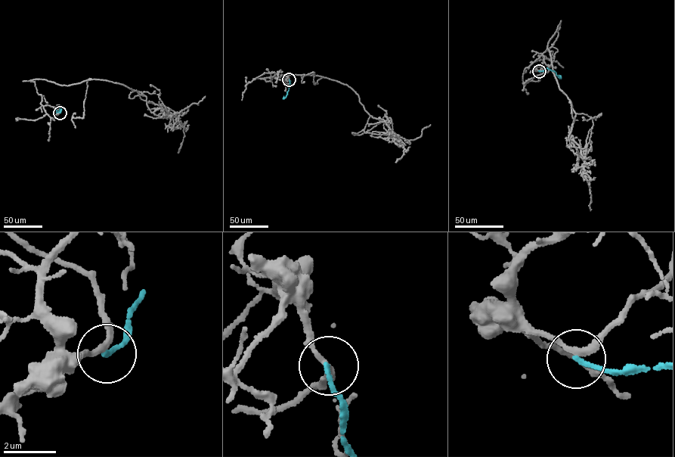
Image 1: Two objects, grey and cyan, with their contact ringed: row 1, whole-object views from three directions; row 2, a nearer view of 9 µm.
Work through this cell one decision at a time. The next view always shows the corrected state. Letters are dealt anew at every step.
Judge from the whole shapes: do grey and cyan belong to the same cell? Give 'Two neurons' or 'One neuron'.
Two neurons

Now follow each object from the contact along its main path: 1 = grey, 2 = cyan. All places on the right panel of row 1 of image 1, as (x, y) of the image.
1: (538, 70), (560, 23), (547, 49), (572, 107), (592, 118), (585, 147), (569, 143), (574, 119), (569, 101)
2: (538, 70), (547, 68), (560, 78), (558, 75)

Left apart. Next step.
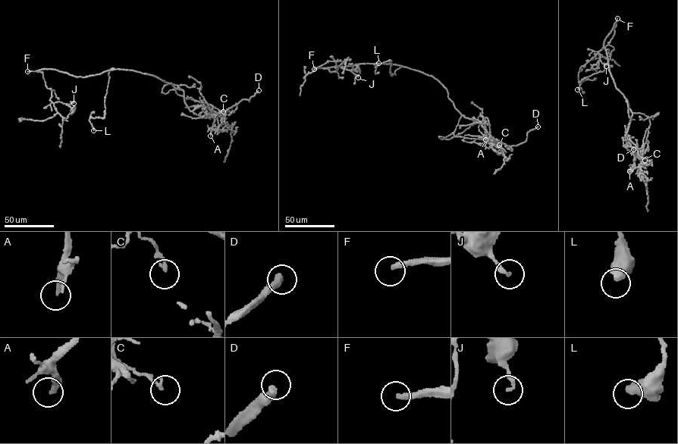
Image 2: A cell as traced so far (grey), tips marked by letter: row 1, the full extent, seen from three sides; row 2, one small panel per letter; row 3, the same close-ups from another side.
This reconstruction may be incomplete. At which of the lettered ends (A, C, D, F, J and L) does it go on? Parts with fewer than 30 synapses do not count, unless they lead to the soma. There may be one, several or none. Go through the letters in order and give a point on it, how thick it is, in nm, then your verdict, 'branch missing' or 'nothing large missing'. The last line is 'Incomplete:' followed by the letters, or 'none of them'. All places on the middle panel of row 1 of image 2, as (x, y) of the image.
A: (485, 139) | 240 nm | branch missing
C: (499, 145) | 160 nm | nothing large missing
D: (538, 126) | 360 nm | branch missing
F: (314, 69) | 240 nm | branch missing
J: (358, 77) | 180 nm | nothing large missing
L: (378, 63) | 500 nm | nothing large missing
Incomplete: A, D, F

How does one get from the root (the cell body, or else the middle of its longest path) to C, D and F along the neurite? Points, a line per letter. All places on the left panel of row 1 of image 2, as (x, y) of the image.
C: (121, 69), (154, 76), (183, 90), (185, 104), (190, 111), (201, 106), (218, 113), (223, 111)
D: (121, 69), (154, 76), (183, 90), (190, 111), (201, 106), (226, 111), (242, 100), (249, 101), (258, 90)
F: (121, 69), (109, 70), (83, 77), (54, 69), (27, 71)

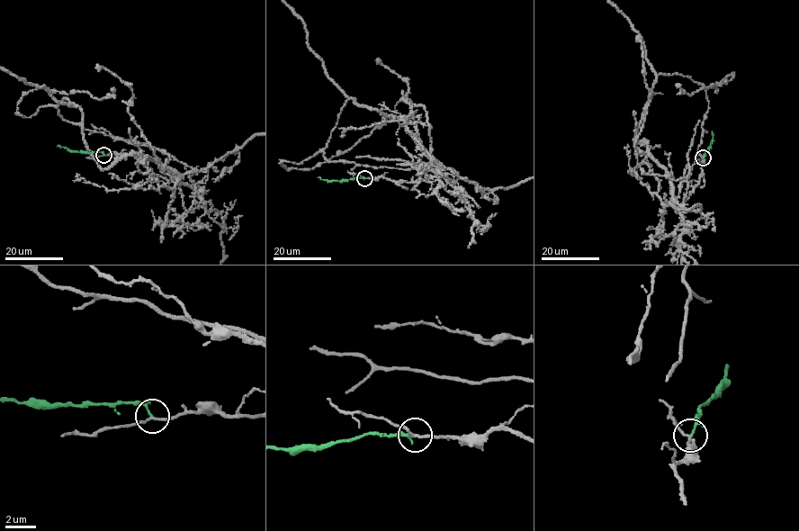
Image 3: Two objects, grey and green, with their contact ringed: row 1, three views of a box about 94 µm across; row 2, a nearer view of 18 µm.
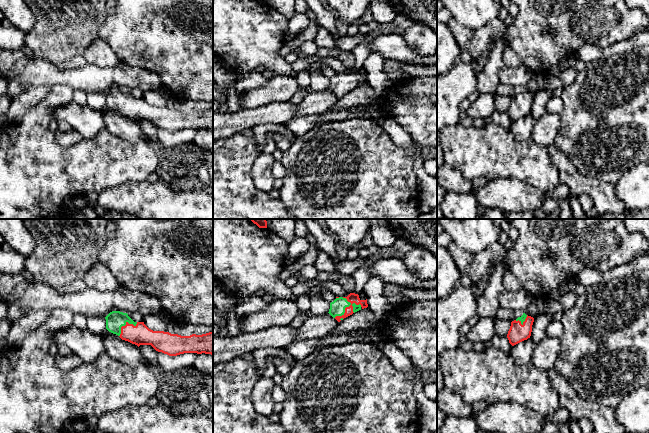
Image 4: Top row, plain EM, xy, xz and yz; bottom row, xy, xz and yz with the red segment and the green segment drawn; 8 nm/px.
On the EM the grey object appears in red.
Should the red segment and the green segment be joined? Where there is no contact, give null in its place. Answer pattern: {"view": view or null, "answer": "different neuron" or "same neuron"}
{"view": "xz", "answer": "same neuron"}

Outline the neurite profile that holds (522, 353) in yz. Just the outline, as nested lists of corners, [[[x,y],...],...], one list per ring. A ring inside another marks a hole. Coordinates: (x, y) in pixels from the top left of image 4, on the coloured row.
[[[531,338],[514,345],[511,350],[514,362],[521,367],[529,364],[533,359],[533,352],[536,345]]]

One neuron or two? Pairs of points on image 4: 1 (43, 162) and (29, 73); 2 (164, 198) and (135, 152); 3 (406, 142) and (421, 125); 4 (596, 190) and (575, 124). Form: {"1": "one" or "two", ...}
{"1": "two", "2": "two", "3": "two", "4": "two"}

